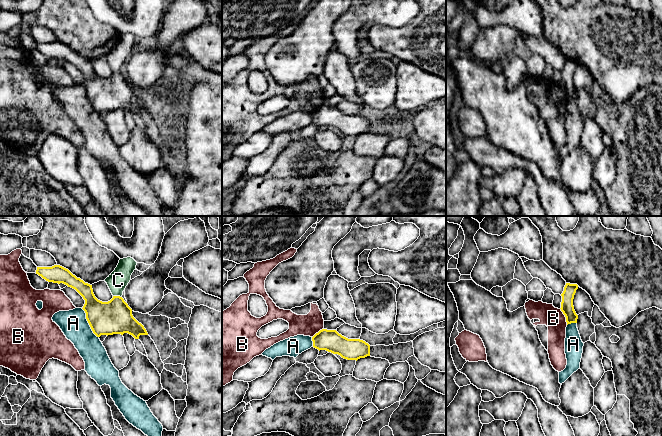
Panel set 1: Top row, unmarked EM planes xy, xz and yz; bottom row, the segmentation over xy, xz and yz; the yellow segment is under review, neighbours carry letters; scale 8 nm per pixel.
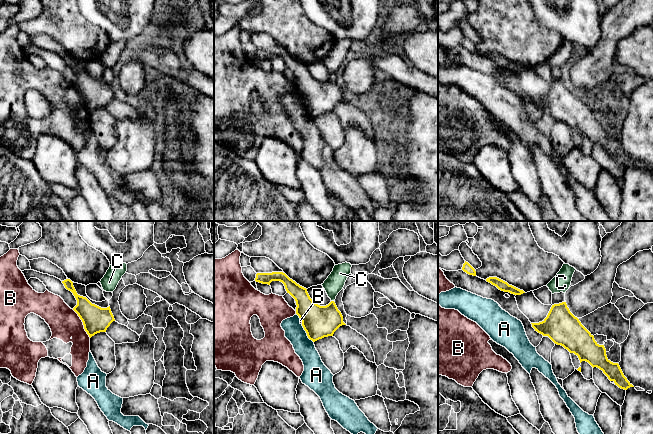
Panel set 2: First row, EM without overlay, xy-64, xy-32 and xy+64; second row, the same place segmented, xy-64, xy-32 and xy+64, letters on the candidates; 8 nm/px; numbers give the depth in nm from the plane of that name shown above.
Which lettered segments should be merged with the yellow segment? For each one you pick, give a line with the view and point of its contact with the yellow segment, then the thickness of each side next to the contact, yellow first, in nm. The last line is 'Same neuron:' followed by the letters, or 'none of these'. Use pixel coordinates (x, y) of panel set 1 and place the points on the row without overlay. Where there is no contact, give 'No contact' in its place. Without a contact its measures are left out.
C: Touches yellow at xy (117, 72). Thickness 280 nm (yellow) against 160 nm
Same neuron: C

